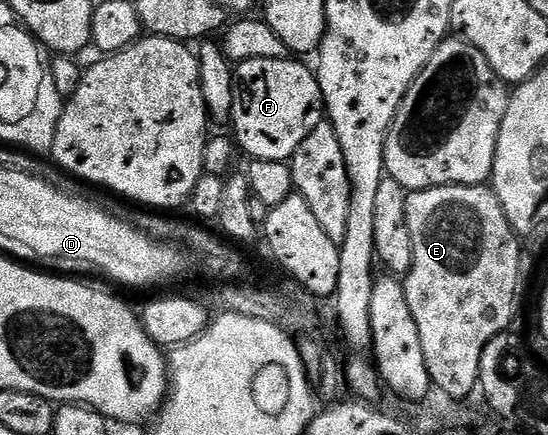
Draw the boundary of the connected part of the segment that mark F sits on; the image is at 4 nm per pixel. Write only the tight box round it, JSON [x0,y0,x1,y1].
[229,57,325,162]

